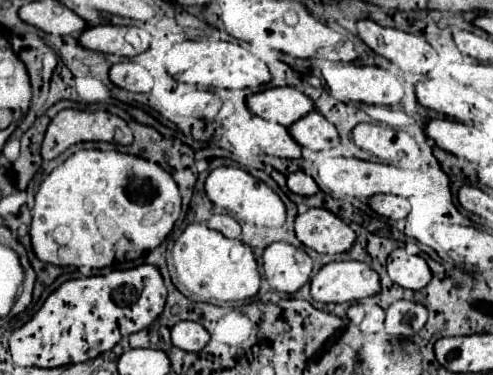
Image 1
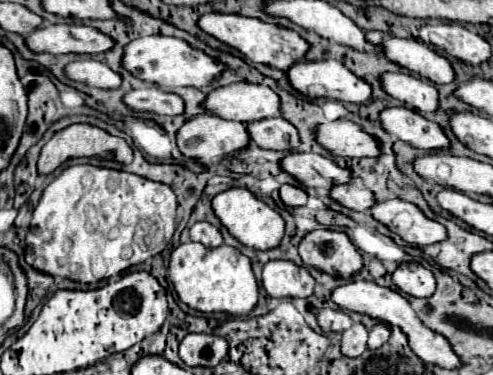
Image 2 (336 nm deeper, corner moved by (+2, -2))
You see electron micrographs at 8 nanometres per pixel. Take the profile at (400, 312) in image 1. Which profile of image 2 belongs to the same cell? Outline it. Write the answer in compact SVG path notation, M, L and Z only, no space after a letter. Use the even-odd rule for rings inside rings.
M375 324L373 326L373 330L369 332L369 340L367 340L367 346L369 346L369 350L377 350L377 348L381 348L387 340L389 340L389 328L385 326L385 324Z

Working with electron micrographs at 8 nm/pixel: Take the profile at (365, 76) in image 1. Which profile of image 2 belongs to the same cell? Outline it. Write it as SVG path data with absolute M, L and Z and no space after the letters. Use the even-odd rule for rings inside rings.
M337 60L297 62L287 70L287 78L297 92L311 100L333 98L355 104L371 102L371 86Z

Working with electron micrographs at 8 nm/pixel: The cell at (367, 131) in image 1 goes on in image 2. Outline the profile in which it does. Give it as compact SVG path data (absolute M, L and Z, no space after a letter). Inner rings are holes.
M345 118L319 124L315 130L315 138L317 144L321 144L333 156L363 158L379 154L379 142L365 134L355 122Z

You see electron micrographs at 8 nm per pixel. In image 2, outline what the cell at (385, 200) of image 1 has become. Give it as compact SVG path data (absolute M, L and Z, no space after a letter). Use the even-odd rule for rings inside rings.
M351 180L347 184L339 184L333 186L329 190L329 196L339 202L345 208L357 210L357 212L367 212L369 206L373 206L373 192L369 188L365 188L359 180Z

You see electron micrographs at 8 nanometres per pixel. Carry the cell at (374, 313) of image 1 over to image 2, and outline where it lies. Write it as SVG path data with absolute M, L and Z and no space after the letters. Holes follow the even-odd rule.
M353 324L341 336L341 352L347 358L357 358L367 350L367 330L363 324Z

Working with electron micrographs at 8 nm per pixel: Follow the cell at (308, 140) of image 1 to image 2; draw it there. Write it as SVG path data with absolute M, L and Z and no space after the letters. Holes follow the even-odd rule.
M265 118L245 124L249 140L259 148L269 150L293 150L299 146L299 136L293 124L283 118Z

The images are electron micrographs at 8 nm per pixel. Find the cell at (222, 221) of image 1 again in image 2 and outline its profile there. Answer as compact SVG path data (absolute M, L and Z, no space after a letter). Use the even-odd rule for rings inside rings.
M209 222L193 224L191 230L189 230L189 236L191 236L193 242L201 242L207 248L217 248L217 246L223 244L221 232L213 224L209 224Z

